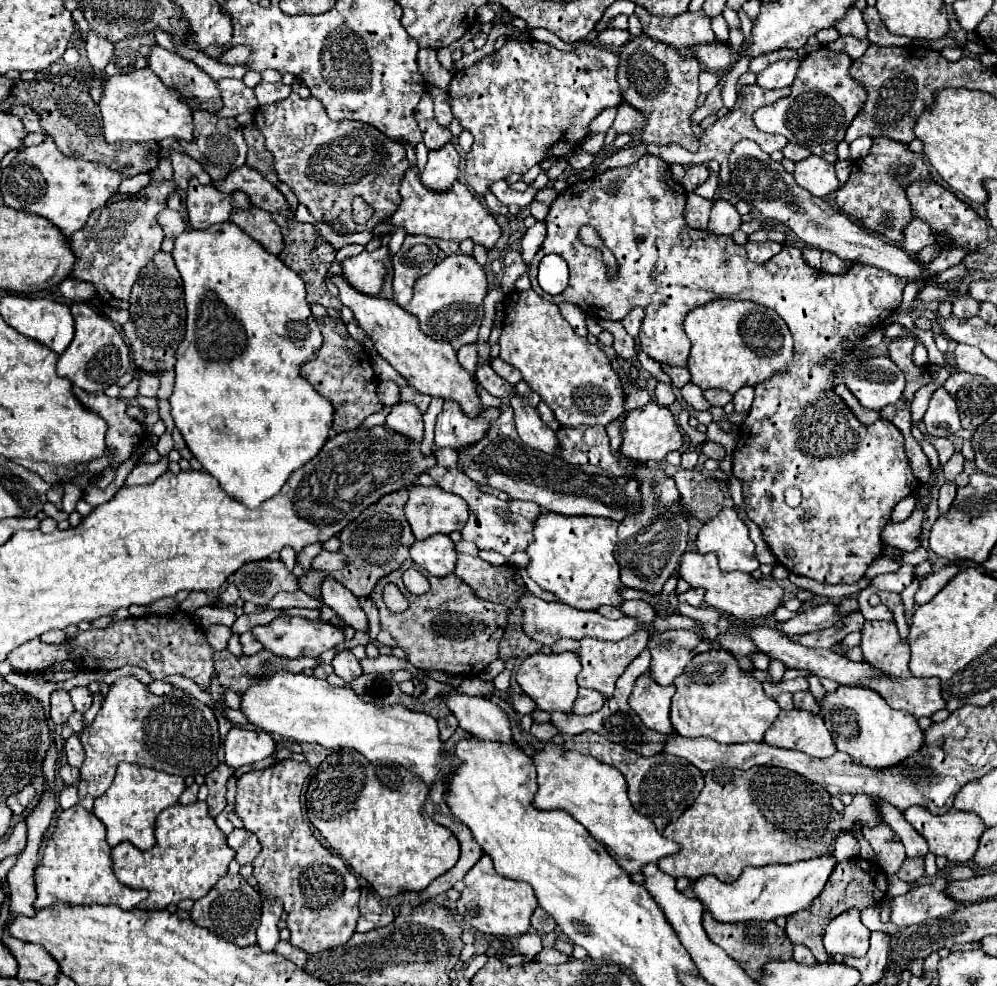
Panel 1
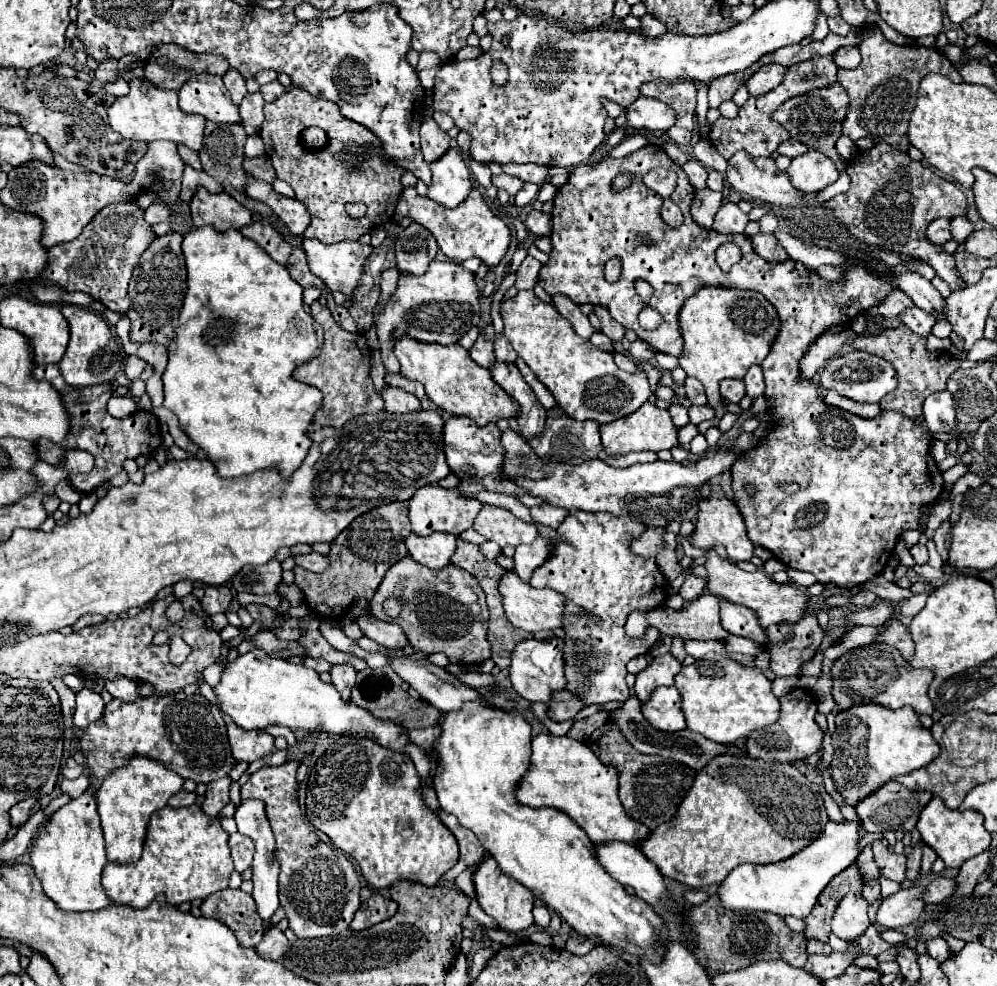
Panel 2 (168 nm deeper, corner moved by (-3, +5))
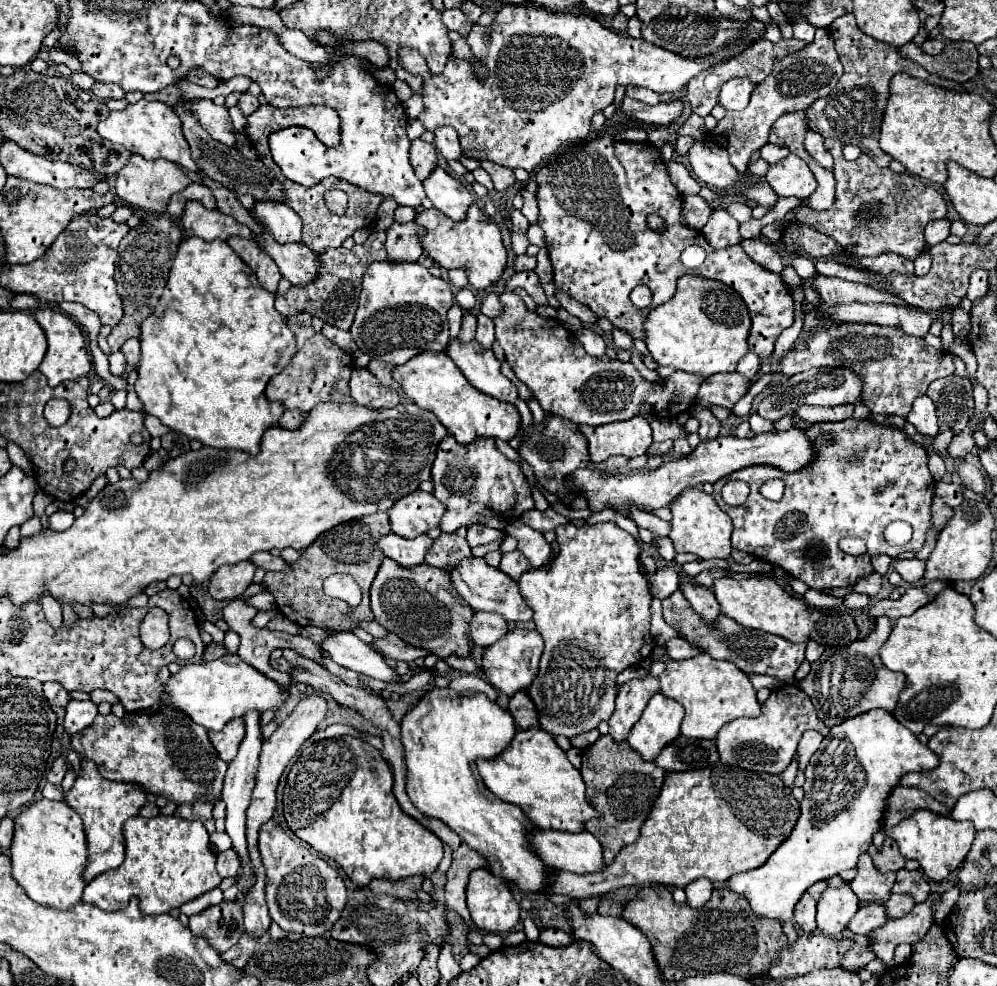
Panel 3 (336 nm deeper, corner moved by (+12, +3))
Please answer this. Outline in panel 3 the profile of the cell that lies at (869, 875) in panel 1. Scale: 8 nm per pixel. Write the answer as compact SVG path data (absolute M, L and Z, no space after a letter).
M820 881L820 883L812 885L810 889L806 889L804 897L800 897L800 901L796 903L794 923L796 923L796 927L800 927L804 933L812 933L812 931L816 929L816 921L814 921L816 901L818 901L818 897L822 895L824 889L826 889L826 883Z

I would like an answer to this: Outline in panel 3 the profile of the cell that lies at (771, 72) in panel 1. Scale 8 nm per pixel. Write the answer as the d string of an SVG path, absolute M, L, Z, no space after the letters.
M732 79L722 85L718 95L718 105L732 111L746 109L752 91L754 91L754 83L750 83L748 79Z

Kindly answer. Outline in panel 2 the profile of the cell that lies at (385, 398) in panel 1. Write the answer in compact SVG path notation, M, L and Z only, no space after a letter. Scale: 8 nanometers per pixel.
M433 261L429 269L415 277L415 275L401 275L399 287L391 301L385 305L381 317L377 319L377 333L381 341L381 355L383 365L389 373L399 373L399 361L391 353L391 333L407 333L419 341L427 343L457 343L467 329L477 327L481 323L481 305L479 305L481 291L475 283L475 273L463 269L459 263L453 261Z

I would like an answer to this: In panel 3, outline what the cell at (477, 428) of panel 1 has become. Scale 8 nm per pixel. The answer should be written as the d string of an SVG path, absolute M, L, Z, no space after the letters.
M446 435L436 451L432 483L434 497L446 505L446 513L440 521L440 529L444 533L454 533L460 527L482 523L484 515L514 521L528 509L534 509L532 489L526 485L520 465L500 453L492 439L478 439L470 445L460 445L452 435Z

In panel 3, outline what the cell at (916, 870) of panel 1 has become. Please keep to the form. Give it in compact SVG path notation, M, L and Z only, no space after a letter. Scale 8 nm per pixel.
M890 837L884 839L884 845L882 845L880 851L872 853L872 861L874 861L874 865L876 865L876 869L878 869L880 873L898 871L898 869L904 867L904 857L900 855L896 841L890 839Z

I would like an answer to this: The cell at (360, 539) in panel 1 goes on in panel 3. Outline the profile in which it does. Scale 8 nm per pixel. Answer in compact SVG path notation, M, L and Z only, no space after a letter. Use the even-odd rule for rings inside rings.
M374 513L374 515L366 515L358 521L350 521L348 525L338 525L338 527L322 533L310 547L306 547L300 553L298 561L290 563L290 569L266 573L262 585L266 591L270 591L274 595L278 611L300 627L314 625L314 627L320 627L326 631L354 629L360 621L374 620L374 615L370 611L370 588L374 575L384 559L384 553L378 547L378 539L382 535L388 535L390 531L392 529L390 529L390 521L388 521L388 513ZM332 573L348 573L354 577L354 581L362 589L362 603L358 607L352 609L348 603L342 603L341 600L324 595L322 581L326 577L330 577Z

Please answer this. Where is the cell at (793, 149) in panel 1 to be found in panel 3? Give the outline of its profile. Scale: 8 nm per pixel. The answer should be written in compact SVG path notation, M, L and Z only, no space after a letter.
M766 143L766 145L760 149L760 153L762 153L762 159L764 159L768 165L774 165L774 163L778 163L778 161L782 161L784 157L790 155L790 151L788 151L786 147L782 147L782 145L772 145L772 143Z

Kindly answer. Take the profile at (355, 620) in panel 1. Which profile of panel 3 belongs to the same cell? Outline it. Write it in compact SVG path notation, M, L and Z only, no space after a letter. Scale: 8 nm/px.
M390 633L388 637L384 639L376 639L374 641L374 647L388 659L394 659L394 661L406 661L406 663L412 663L416 659L424 659L428 653L428 649L416 649L414 645L408 645L404 643L398 635Z

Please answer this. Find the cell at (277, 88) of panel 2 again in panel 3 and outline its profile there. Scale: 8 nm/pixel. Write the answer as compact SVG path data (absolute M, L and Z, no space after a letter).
M242 93L242 97L238 99L238 107L240 107L240 111L242 111L244 115L252 115L252 113L260 107L260 103L258 103L258 99L252 97L250 93Z

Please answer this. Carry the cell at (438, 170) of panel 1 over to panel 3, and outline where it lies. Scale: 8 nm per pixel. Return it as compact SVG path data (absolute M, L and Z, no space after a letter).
M436 167L436 171L424 181L424 189L434 207L452 221L462 221L468 207L474 203L472 191L458 179L450 177L442 167Z

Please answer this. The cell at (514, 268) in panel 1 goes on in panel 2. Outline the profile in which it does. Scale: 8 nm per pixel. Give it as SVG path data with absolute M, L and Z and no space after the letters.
M525 257L525 261L519 265L519 269L515 273L515 287L517 289L533 289L537 283L539 267L541 267L541 263L537 259Z

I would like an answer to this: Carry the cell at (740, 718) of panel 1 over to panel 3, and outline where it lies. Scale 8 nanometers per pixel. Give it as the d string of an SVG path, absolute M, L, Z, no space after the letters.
M706 653L682 661L668 659L666 669L660 675L660 693L684 705L686 717L682 721L682 735L692 739L714 739L720 727L728 721L760 715L756 689L752 687L748 675L728 661L714 661Z

